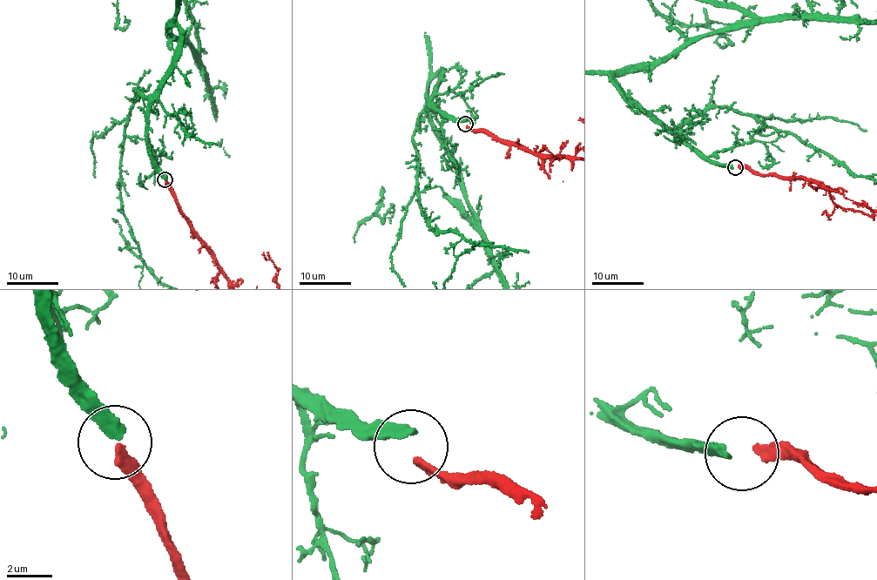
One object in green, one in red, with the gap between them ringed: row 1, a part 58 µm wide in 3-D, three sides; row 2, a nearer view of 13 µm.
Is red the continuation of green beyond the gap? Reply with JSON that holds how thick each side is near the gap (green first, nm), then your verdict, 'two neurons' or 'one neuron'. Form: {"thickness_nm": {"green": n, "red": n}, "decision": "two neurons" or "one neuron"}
{"thickness_nm": {"green": 440, "red": 380}, "decision": "one neuron"}

